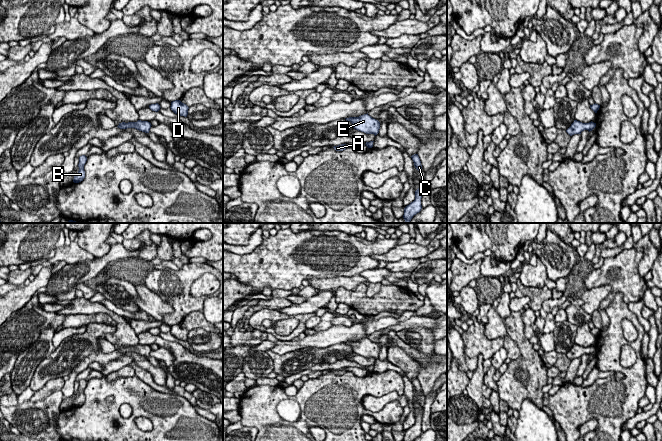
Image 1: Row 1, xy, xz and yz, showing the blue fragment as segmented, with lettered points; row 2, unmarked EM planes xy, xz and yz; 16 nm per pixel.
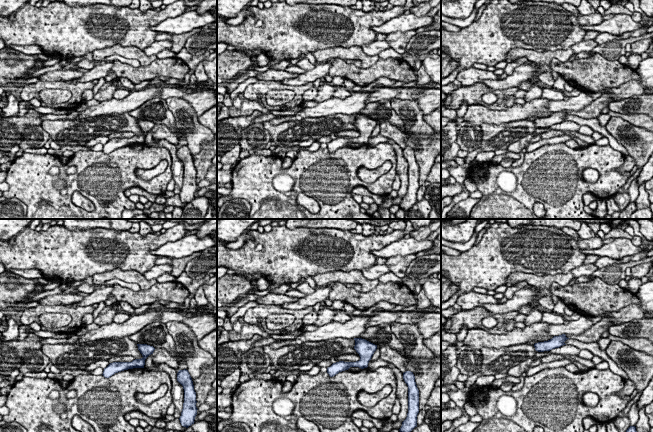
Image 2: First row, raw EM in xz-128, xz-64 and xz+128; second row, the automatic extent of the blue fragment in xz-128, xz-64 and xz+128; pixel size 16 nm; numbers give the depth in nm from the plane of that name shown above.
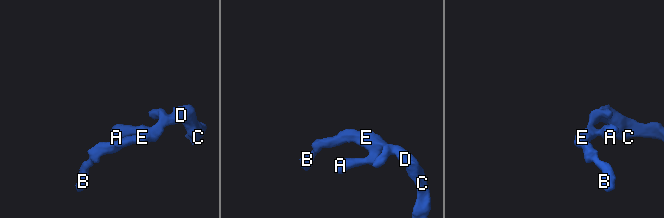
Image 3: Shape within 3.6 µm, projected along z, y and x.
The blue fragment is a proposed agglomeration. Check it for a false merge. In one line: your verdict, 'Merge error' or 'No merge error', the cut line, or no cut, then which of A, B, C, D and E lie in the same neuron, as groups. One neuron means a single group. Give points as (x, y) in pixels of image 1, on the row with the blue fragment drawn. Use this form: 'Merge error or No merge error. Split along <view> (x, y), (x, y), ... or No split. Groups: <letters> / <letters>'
No merge error. No split. Groups: A B C D E

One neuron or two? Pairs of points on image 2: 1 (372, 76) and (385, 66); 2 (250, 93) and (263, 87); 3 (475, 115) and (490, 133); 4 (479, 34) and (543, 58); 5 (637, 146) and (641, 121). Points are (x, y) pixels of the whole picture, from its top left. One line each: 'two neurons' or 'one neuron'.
1: one neuron
2: one neuron
3: two neurons
4: two neurons
5: two neurons

